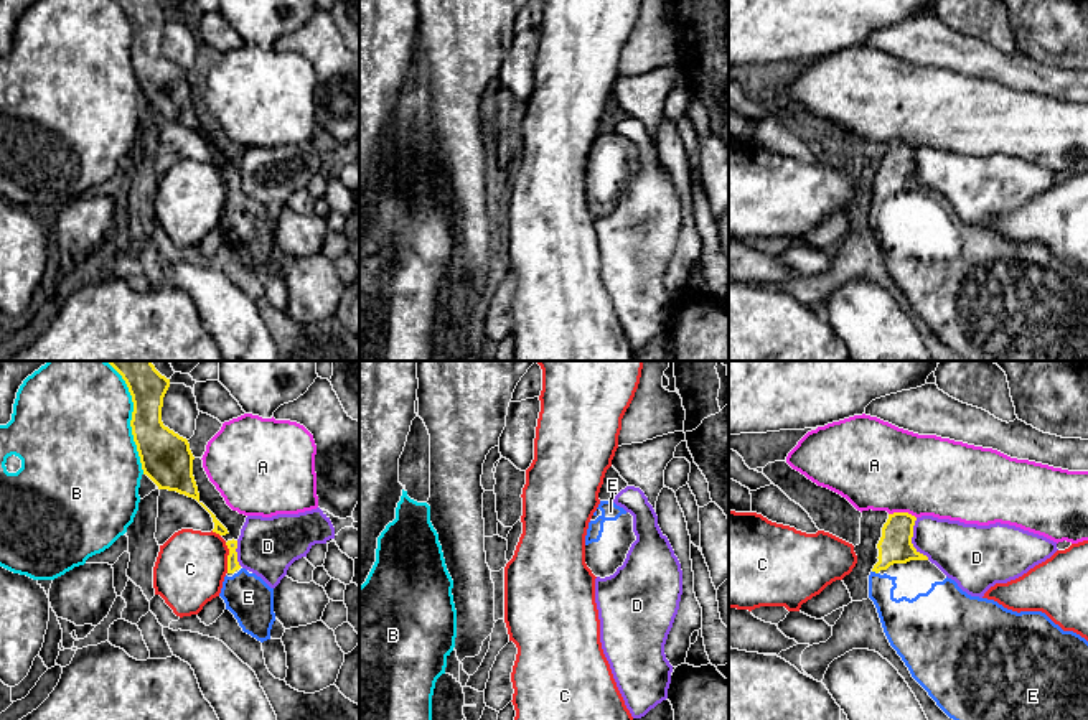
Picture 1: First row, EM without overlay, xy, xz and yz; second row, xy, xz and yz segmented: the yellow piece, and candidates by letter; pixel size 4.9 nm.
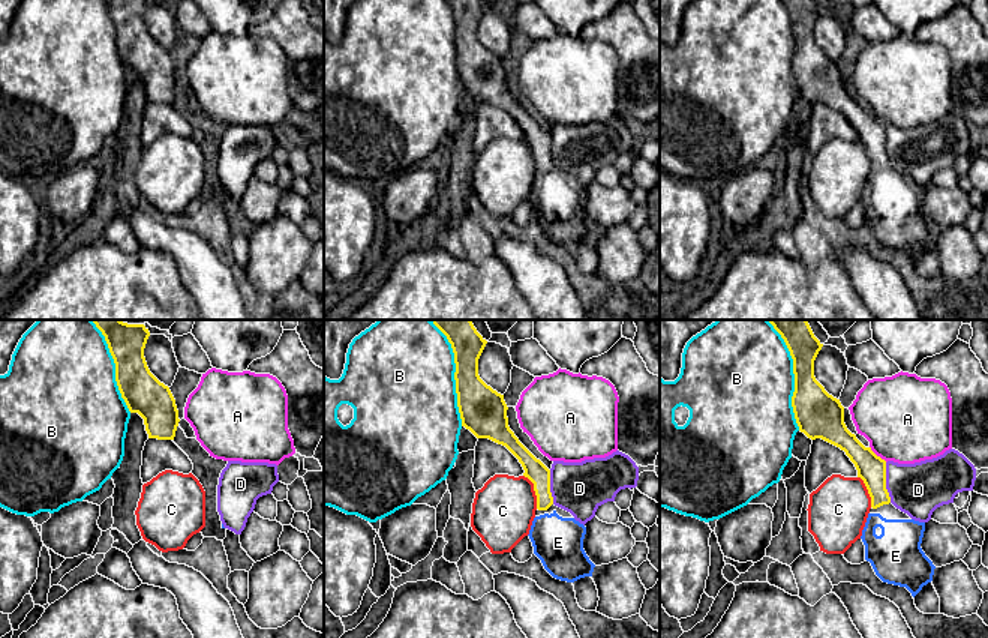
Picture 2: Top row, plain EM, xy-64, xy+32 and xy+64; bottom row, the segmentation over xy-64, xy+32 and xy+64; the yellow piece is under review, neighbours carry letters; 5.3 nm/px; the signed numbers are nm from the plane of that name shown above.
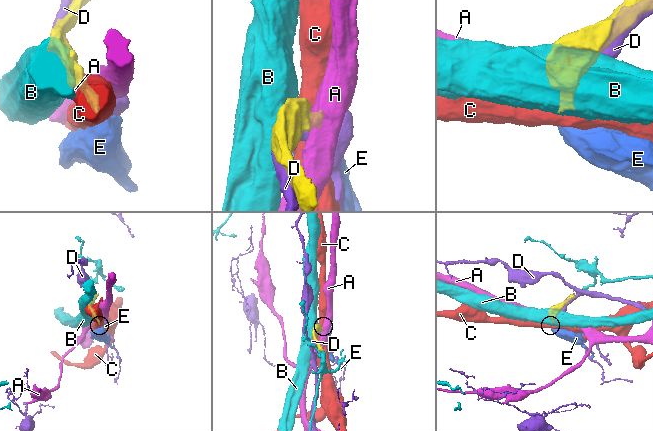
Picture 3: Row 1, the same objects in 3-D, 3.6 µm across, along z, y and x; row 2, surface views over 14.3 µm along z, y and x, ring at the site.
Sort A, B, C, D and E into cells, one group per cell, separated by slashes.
A / B / C / D / E

